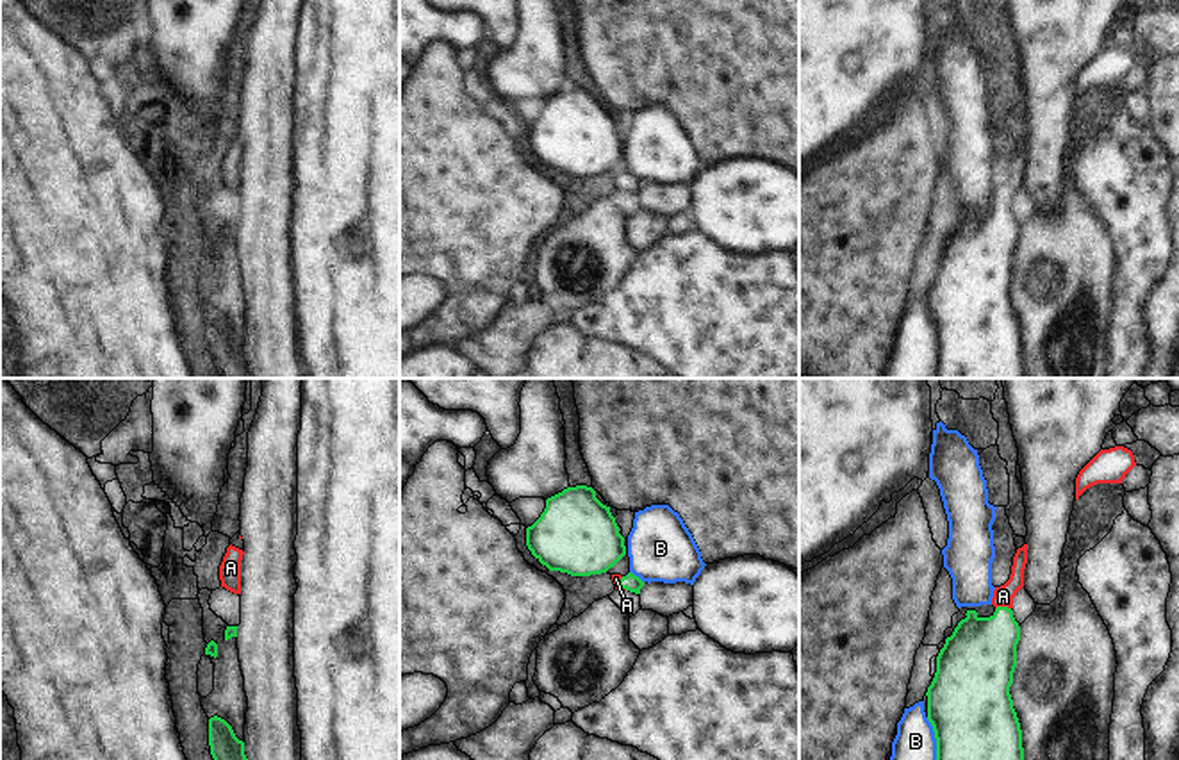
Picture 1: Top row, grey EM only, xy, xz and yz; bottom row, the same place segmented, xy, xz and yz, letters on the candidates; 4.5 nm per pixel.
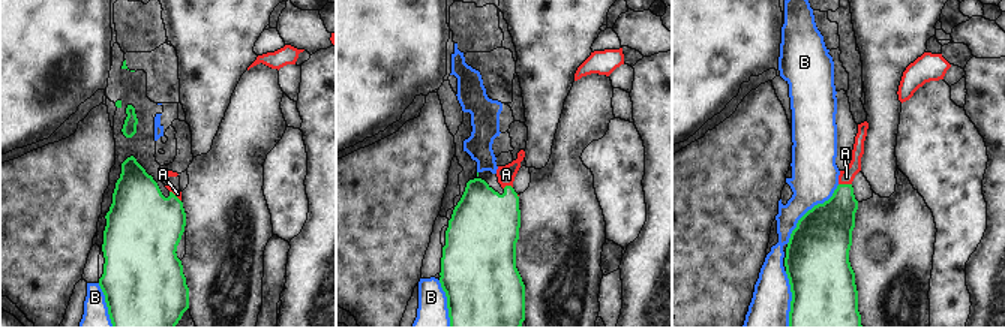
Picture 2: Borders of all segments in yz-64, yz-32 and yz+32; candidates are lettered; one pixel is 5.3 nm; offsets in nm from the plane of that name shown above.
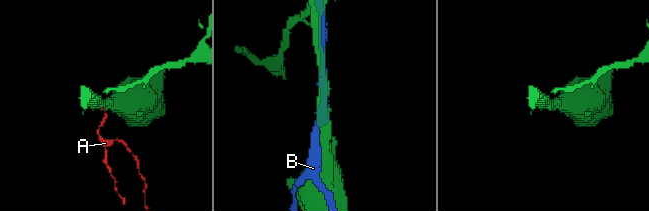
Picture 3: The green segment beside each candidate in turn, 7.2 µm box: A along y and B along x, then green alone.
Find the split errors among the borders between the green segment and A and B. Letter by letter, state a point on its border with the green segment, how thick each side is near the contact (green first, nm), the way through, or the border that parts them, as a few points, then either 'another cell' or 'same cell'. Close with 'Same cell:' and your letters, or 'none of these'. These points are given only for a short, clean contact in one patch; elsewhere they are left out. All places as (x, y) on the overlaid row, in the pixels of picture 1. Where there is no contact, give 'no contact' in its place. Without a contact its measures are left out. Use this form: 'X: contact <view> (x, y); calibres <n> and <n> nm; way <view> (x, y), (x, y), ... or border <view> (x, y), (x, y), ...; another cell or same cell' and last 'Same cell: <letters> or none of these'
A: contact yz (1003, 607); calibres 320 and 100 nm; way yz (980, 657), (1001, 632), (1003, 607), (1003, 596); same cell
B: contact yz (935, 737); calibres 380 and 180 nm; another cell
Same cell: A

